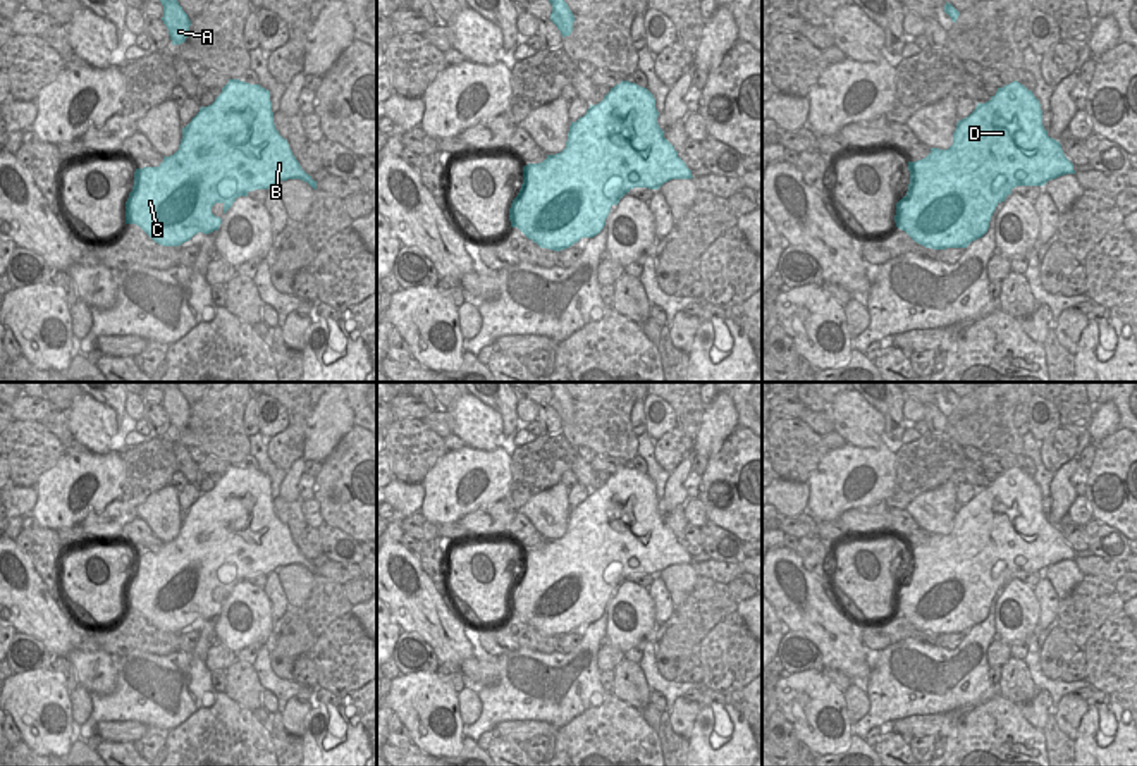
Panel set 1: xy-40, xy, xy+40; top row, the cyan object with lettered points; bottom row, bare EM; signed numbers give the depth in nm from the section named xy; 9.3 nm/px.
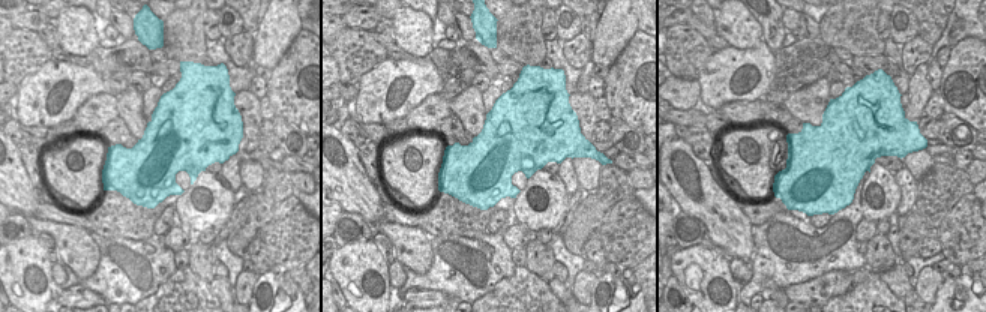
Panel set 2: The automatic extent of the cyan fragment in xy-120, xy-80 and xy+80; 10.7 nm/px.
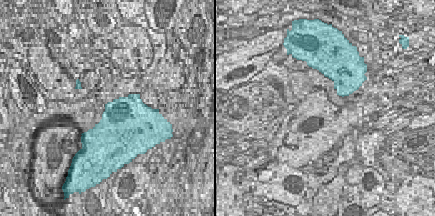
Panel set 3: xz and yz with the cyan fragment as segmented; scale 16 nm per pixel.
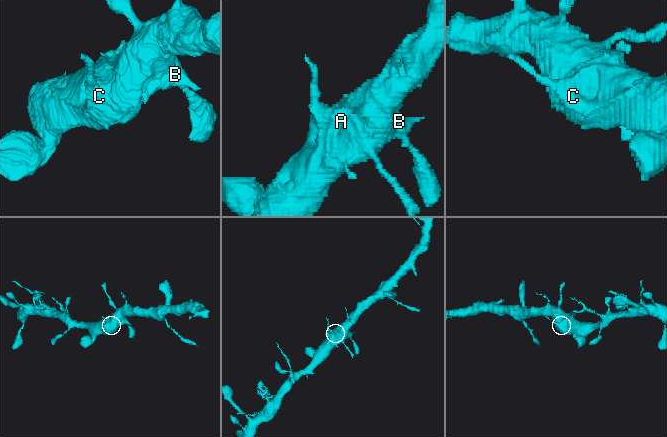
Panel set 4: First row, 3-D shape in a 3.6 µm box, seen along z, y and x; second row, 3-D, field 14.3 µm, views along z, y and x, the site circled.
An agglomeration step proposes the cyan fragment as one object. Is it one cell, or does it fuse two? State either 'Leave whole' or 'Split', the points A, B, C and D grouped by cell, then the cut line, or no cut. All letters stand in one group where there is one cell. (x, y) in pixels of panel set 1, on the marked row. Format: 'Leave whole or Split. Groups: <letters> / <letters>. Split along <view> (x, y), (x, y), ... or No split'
Leave whole. Groups: A B C D. No split.

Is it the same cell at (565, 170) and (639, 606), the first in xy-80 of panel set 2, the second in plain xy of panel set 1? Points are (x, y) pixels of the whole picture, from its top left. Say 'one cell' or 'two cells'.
two cells

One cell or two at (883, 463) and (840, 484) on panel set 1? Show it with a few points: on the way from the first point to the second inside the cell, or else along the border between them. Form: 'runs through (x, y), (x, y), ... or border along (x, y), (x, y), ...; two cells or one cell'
runs through (871, 463), (855, 465), (848, 472); one cell

